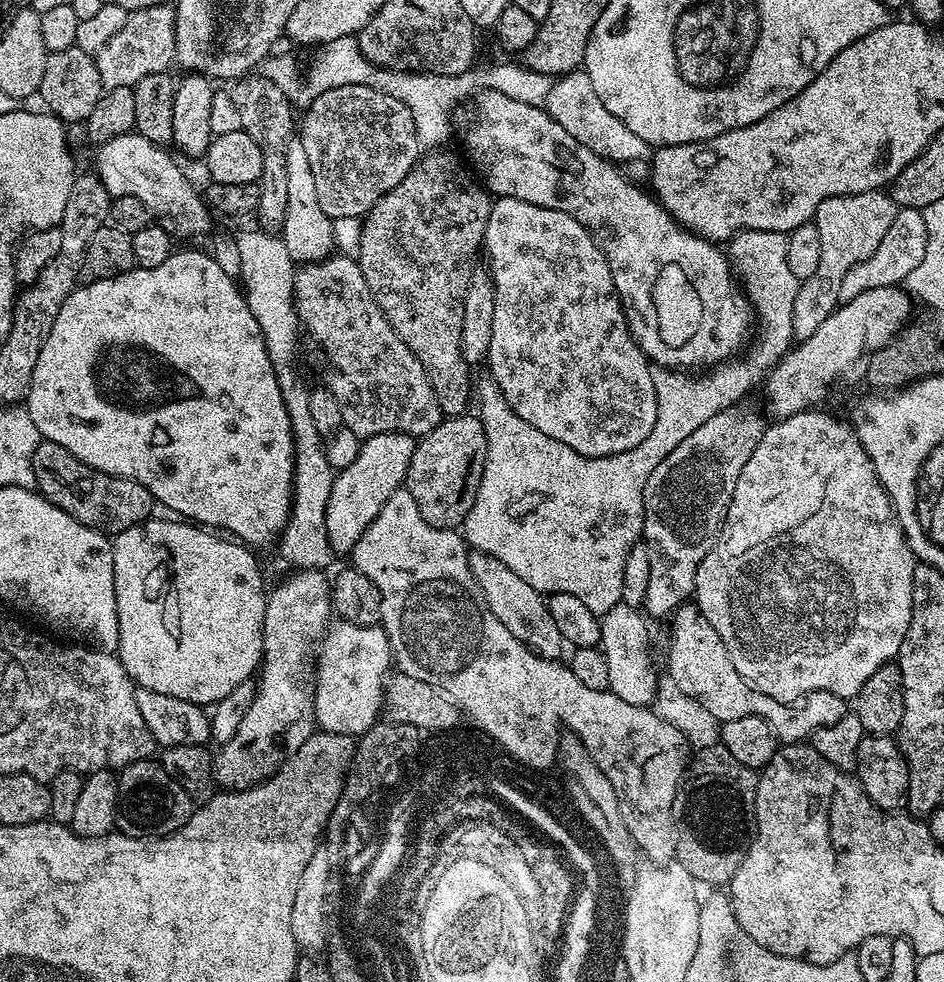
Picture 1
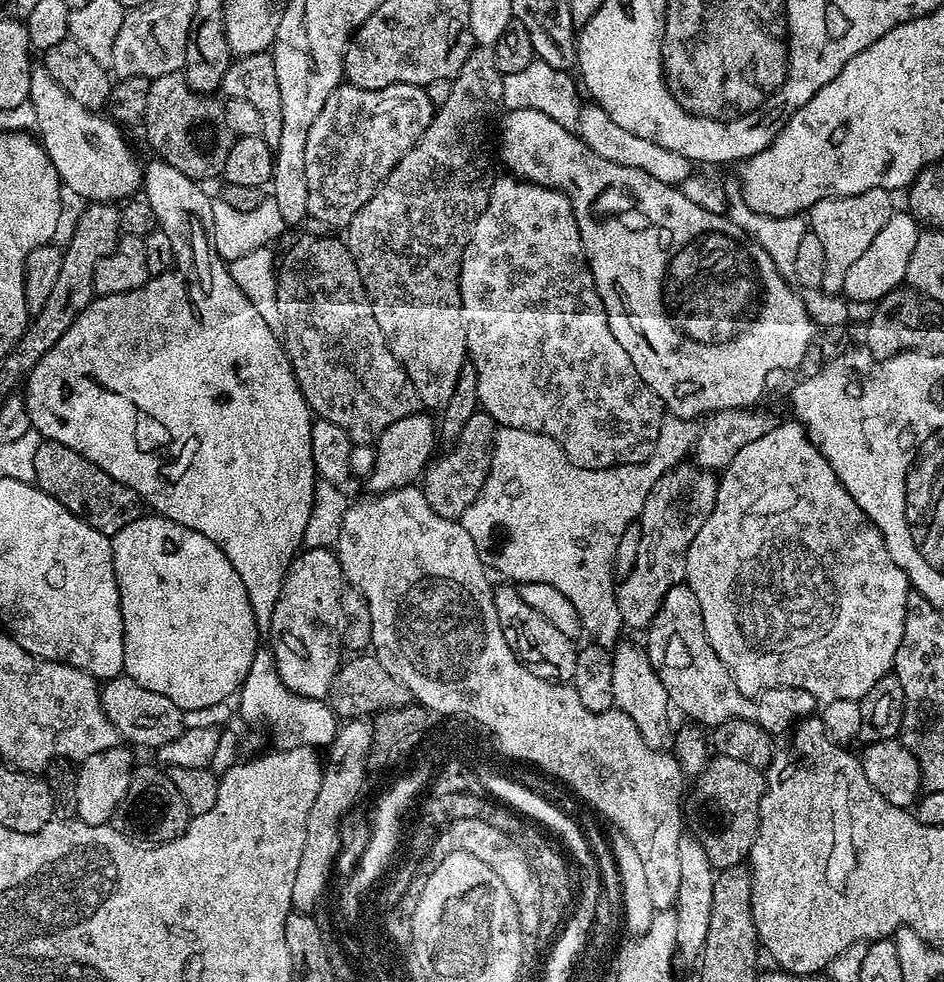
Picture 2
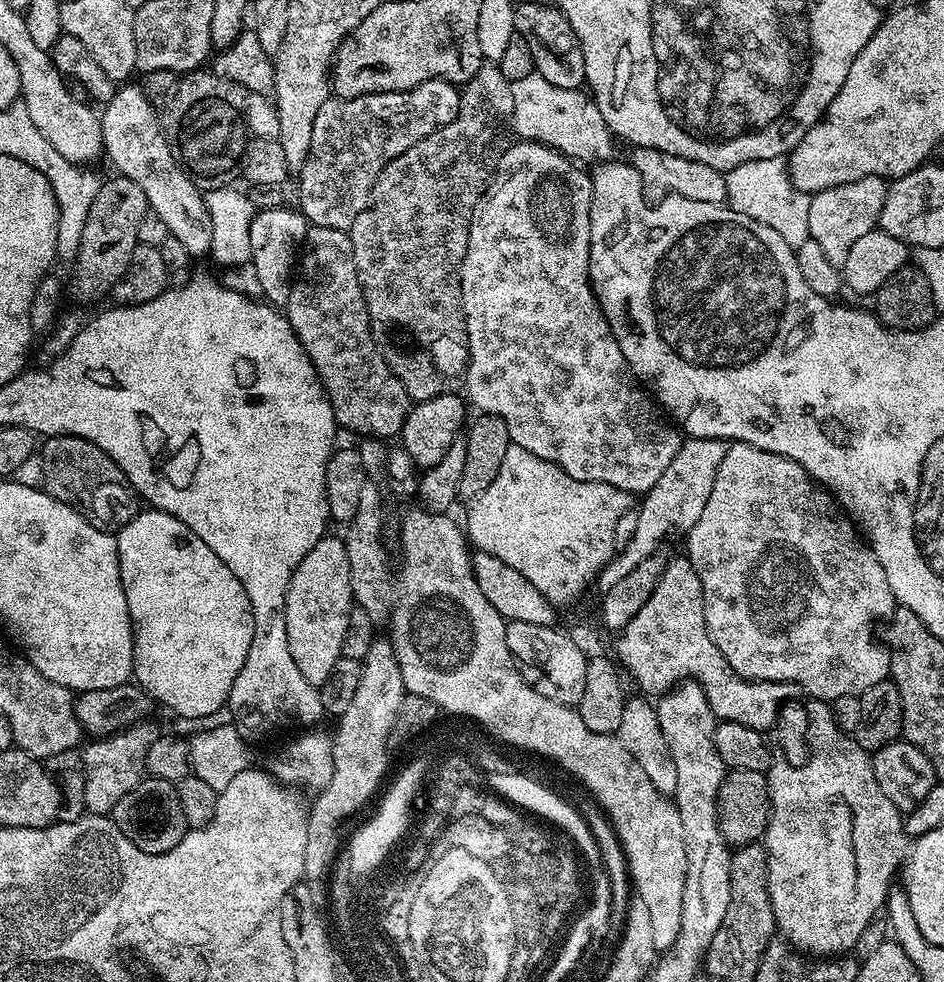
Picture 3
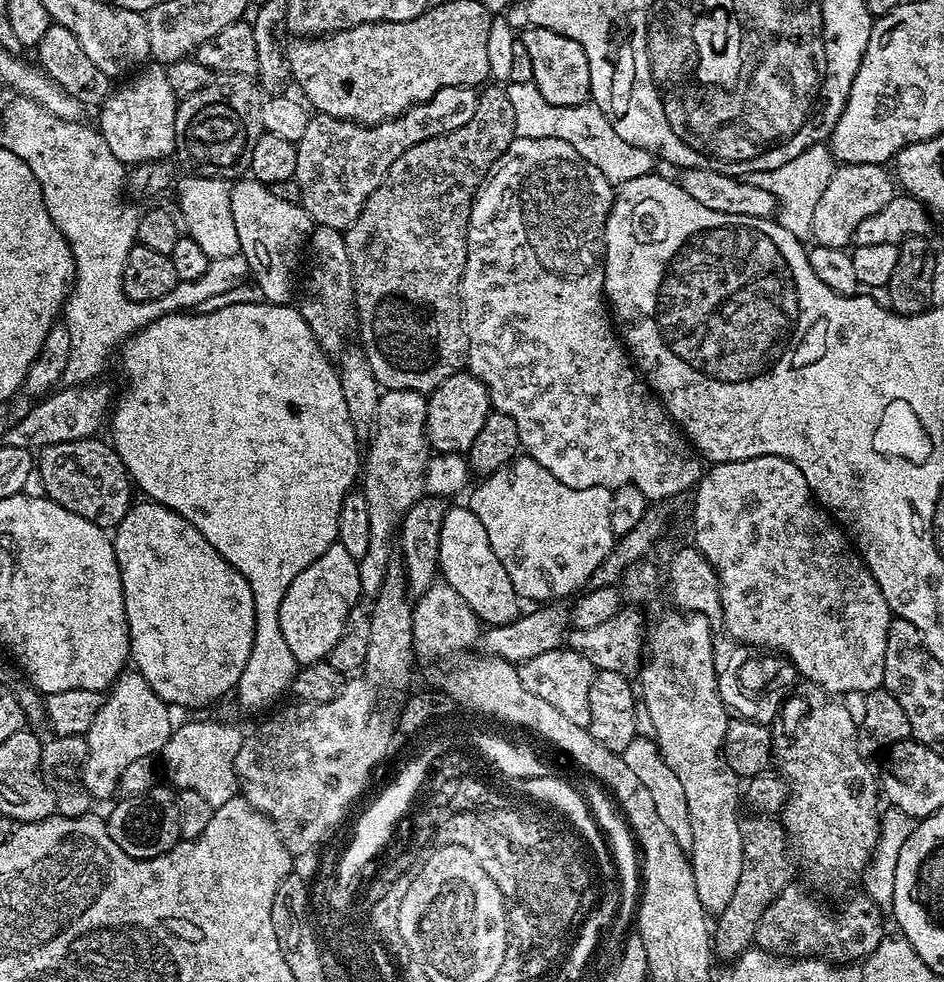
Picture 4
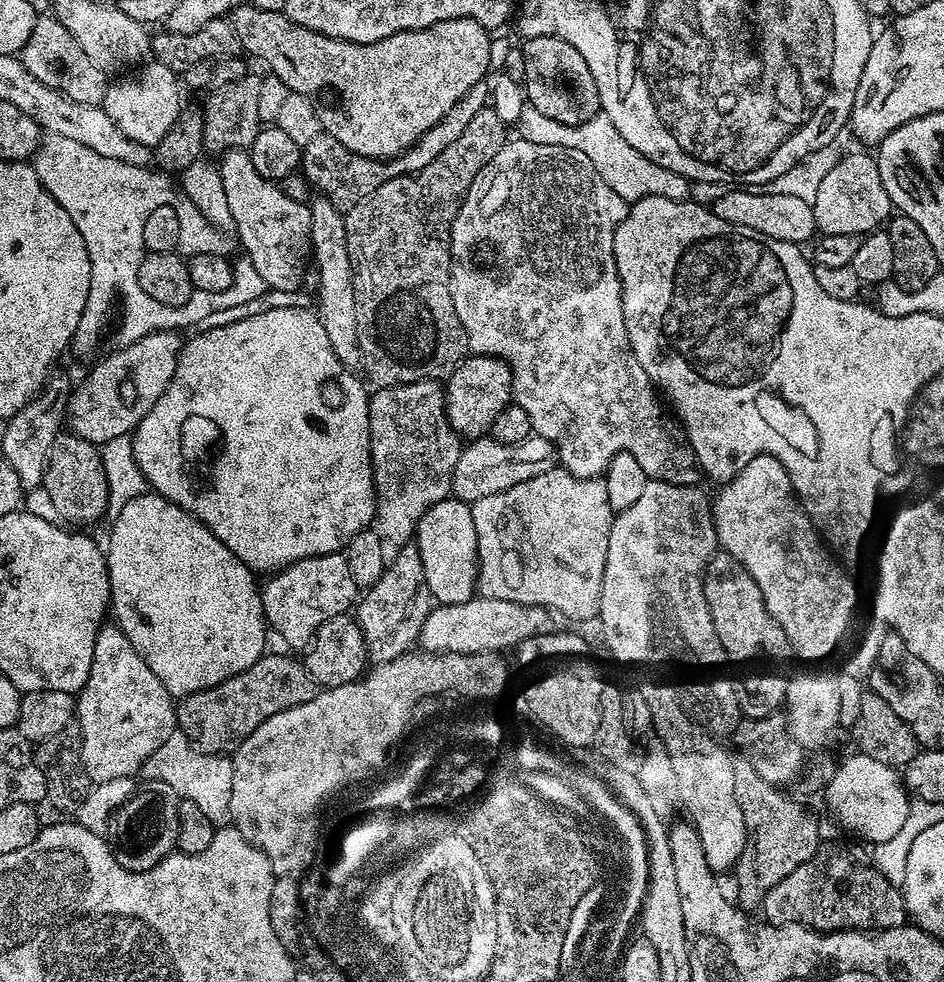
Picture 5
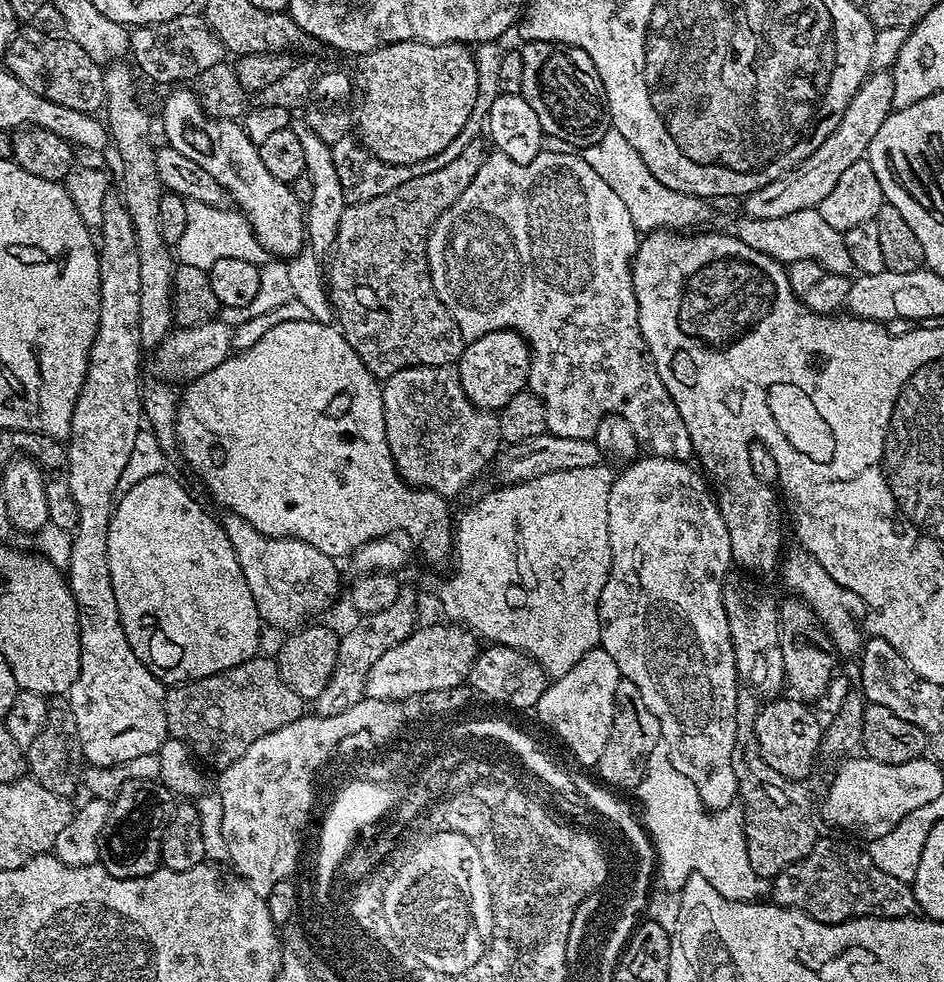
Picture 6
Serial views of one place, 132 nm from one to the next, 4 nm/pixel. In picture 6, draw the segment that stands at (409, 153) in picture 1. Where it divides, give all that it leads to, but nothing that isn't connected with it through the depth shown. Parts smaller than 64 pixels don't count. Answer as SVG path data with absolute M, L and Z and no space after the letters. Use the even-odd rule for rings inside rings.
M499 51L490 53L488 56L489 64L480 68L478 98L474 110L470 114L466 126L462 126L462 134L458 134L458 138L454 138L454 142L450 142L450 146L446 146L446 150L442 150L442 154L414 165L387 164L374 154L370 154L370 150L366 150L355 135L349 134L338 139L338 142L334 142L332 144L334 166L338 169L338 182L342 182L345 205L366 202L370 198L378 198L378 194L390 194L390 190L398 190L398 186L402 186L402 182L410 182L410 178L430 174L430 170L442 170L442 166L450 166L450 162L454 162L454 158L458 158L458 154L462 154L462 150L466 150L466 146L470 146L470 142L481 139L486 128L485 116L488 114L496 96L501 94L498 86L500 57L501 53Z

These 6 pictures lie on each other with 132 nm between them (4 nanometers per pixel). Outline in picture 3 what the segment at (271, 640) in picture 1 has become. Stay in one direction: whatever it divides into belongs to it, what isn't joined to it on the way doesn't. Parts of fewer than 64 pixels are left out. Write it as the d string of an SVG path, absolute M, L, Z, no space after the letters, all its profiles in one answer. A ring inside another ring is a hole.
M325 534L318 542L318 546L314 546L314 550L310 550L310 554L306 554L302 562L298 562L290 578L290 586L286 590L286 602L284 603L286 642L290 642L290 654L294 654L294 663L298 666L298 670L302 670L302 674L306 674L308 681L317 686L324 684L326 678L330 678L334 670L334 662L338 662L341 658L340 651L342 650L342 638L346 638L348 612L354 606L348 551L343 539L339 535L337 537L332 535Z

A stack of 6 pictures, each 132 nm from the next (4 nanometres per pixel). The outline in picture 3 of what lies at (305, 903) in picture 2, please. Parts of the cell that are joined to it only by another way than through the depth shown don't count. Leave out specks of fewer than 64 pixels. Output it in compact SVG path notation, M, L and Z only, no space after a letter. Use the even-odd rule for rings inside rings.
M377 638L372 641L370 650L362 662L358 690L354 690L354 698L346 706L346 710L339 713L336 724L336 732L332 739L332 759L335 761L336 774L332 777L331 788L324 788L315 797L316 800L307 809L308 821L306 822L306 854L302 861L304 867L303 879L308 882L317 882L333 871L340 855L340 840L342 834L334 830L335 819L340 819L346 812L352 811L356 805L364 800L384 768L384 739L388 728L396 723L398 718L398 706L402 706L402 698L405 696L404 683L402 682L402 670L398 670L398 658L392 649L392 641L388 638Z

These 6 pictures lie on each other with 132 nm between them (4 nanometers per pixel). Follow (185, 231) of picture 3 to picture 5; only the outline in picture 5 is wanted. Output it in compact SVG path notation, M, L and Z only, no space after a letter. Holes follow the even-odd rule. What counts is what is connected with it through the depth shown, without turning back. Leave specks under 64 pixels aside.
M144 62L117 80L120 80L117 84L116 81L109 83L102 105L106 114L110 114L114 126L118 126L118 130L122 130L126 138L134 138L134 142L142 142L149 146L162 142L166 130L174 126L182 111L182 103L180 104L182 84L177 72L170 70L170 66Z

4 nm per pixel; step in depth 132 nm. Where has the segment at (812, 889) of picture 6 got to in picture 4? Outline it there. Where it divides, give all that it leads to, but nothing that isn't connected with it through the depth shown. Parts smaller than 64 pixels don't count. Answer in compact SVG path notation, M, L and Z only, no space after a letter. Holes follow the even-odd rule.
M789 884L766 906L762 918L756 923L755 947L772 956L785 958L815 958L827 960L837 966L864 960L886 938L885 913L874 901L863 894L849 898L837 908L819 904L802 885Z

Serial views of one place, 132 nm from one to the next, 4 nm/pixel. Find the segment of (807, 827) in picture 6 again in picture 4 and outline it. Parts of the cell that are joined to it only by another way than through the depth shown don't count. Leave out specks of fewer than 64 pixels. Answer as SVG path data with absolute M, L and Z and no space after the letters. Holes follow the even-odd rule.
M748 814L741 819L740 829L742 830L742 874L738 877L738 886L734 890L734 895L730 897L730 902L726 910L722 910L714 920L714 952L720 956L724 962L731 962L742 953L753 947L756 939L756 923L762 918L766 906L774 902L774 898L793 879L792 860L788 857L790 853L790 841L788 834L784 830L783 823L779 819L771 816L759 814Z

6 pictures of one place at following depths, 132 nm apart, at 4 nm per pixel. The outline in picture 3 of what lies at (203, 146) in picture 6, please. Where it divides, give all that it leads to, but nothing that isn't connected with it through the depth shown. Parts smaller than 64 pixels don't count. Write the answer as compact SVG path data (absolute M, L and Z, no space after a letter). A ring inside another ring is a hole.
M288 206L281 208L266 208L257 211L252 217L249 228L250 262L254 270L258 270L258 282L263 299L273 306L287 305L292 285L290 277L298 260L298 253L308 233L309 223L304 219L303 212L291 210Z

